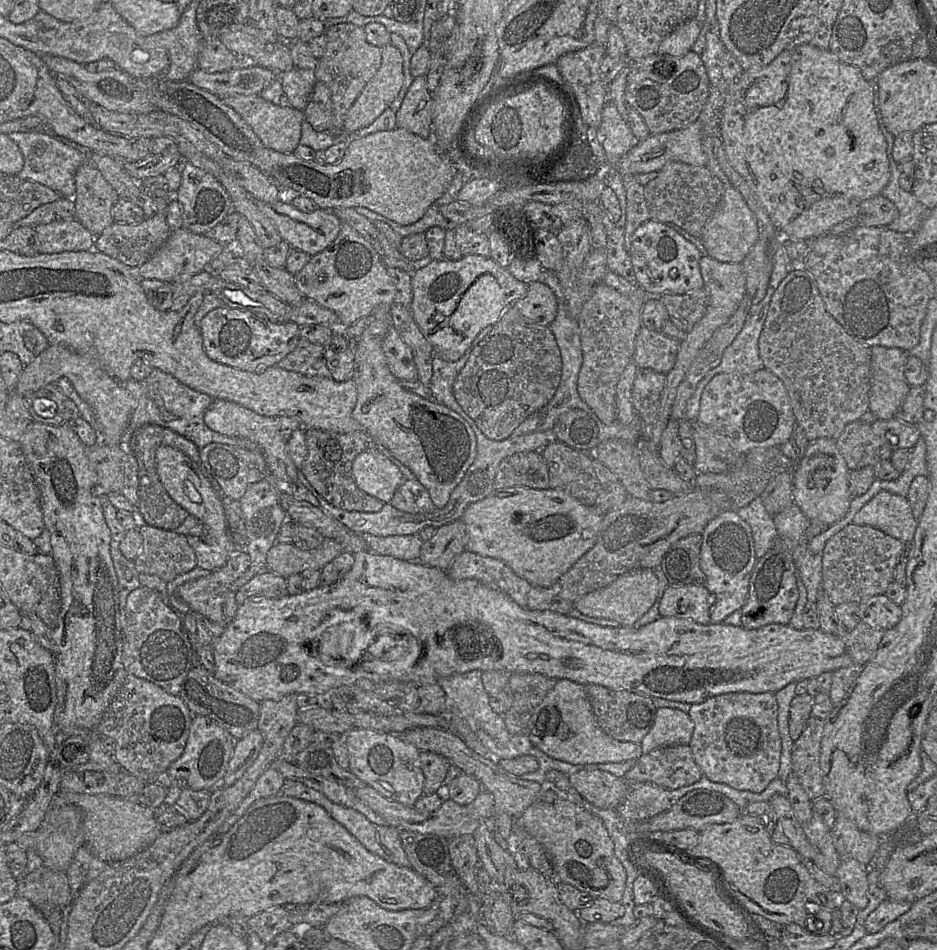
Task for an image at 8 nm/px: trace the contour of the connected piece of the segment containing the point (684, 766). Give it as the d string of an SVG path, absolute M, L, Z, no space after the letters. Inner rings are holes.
M674 745L642 754L624 776L627 783L649 782L666 789L691 785L703 776L688 745Z

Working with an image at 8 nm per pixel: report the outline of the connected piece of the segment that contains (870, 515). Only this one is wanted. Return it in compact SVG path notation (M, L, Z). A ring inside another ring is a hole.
M888 491L878 492L854 515L851 523L877 528L905 544L911 544L917 528L906 497Z

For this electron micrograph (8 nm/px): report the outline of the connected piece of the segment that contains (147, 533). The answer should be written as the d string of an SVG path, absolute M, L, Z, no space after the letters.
M141 523L138 530L143 537L141 550L134 560L135 569L139 573L156 575L168 583L197 567L195 552L185 535Z

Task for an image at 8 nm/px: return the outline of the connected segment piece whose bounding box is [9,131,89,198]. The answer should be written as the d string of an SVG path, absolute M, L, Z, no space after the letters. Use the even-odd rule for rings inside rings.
M38 131L12 132L9 137L18 145L24 158L23 168L16 174L18 177L48 186L60 194L61 197L74 197L76 171L89 159L85 150L68 146L56 138Z

